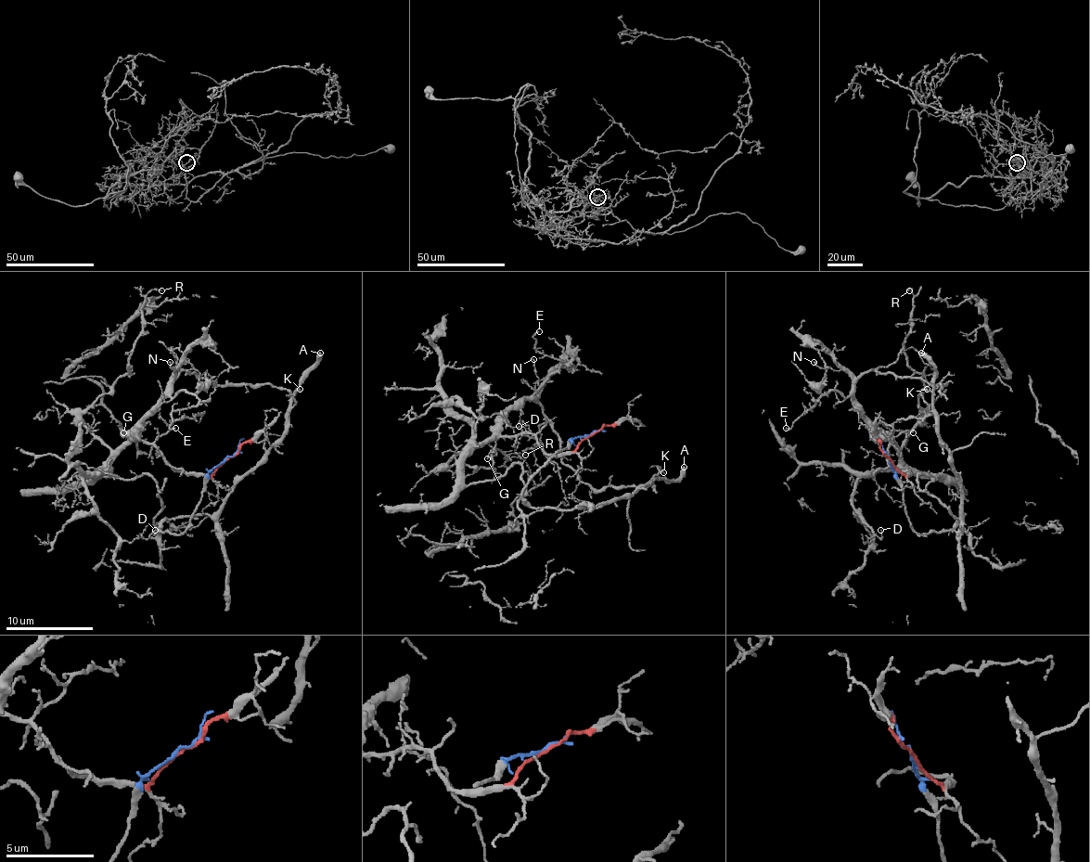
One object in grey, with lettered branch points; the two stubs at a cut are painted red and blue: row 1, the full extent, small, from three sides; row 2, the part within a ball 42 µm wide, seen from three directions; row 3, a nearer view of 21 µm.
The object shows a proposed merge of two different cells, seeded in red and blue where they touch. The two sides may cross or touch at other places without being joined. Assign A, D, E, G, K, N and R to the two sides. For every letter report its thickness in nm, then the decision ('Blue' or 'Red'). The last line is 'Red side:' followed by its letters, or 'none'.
A: Thickness 400 nm. Blue
D: Thickness 110 nm. Red
E: Thickness 140 nm. Red
G: Thickness 90 nm. Red
K: Thickness 190 nm. Blue
N: Thickness 130 nm. Red
R: Thickness 100 nm. Red
Red side: D, E, G, N, R

